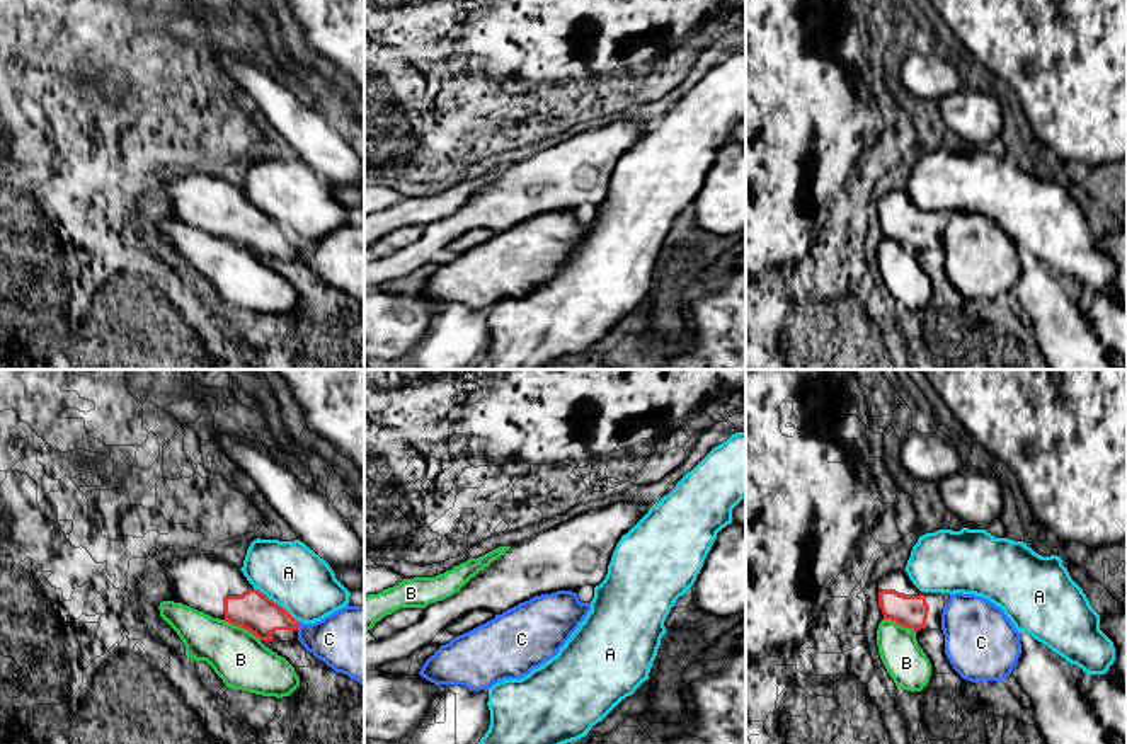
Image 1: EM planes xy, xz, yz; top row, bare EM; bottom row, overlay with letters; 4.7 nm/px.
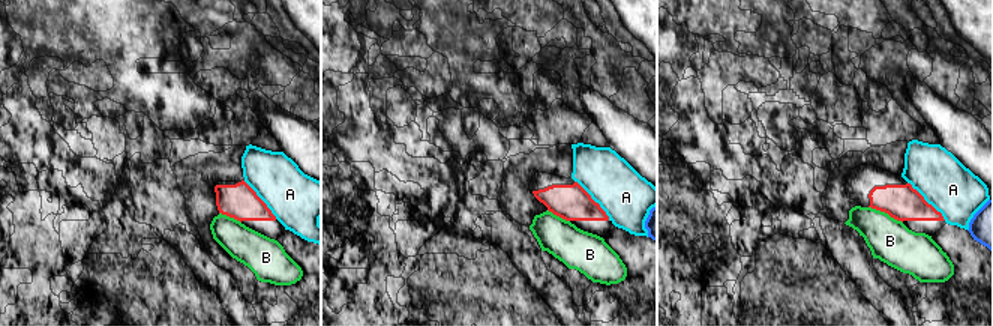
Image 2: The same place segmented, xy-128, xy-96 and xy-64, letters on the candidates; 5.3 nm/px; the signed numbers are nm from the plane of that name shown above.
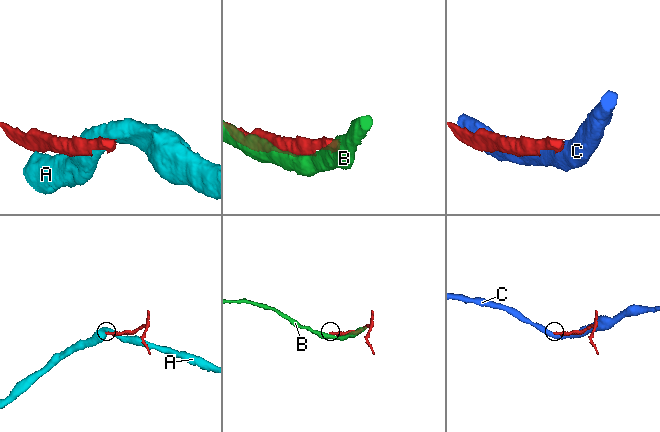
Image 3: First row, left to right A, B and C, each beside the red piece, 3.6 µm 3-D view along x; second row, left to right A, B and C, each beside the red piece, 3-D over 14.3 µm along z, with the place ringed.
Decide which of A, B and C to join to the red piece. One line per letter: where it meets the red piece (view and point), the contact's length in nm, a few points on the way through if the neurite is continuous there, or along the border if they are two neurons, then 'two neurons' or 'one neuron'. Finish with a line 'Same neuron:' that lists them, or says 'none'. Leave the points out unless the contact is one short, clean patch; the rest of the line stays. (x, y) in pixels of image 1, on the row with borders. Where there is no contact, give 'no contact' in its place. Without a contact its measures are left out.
A: contact xy (273, 601); length 260 nm; two neurons
B: contact xy (242, 627); length 200 nm; two neurons
C: contact xy (298, 625); length 50 nm; two neurons
Same neuron: none

